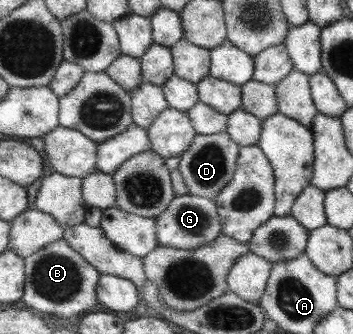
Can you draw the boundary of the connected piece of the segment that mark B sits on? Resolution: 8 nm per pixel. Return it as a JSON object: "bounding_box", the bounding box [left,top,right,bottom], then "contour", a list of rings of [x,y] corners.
{"bounding_box":[23,239,101,318],"contour":[[[65,239],[46,246],[38,253],[25,259],[25,271],[27,272],[27,284],[23,302],[30,310],[58,318],[72,318],[82,312],[90,312],[94,306],[98,306],[98,286],[101,273],[84,259],[74,247]]]}

